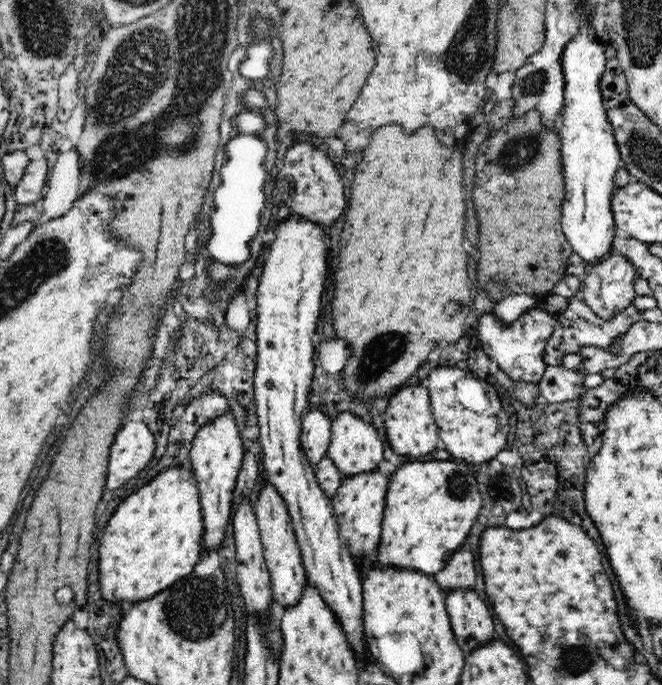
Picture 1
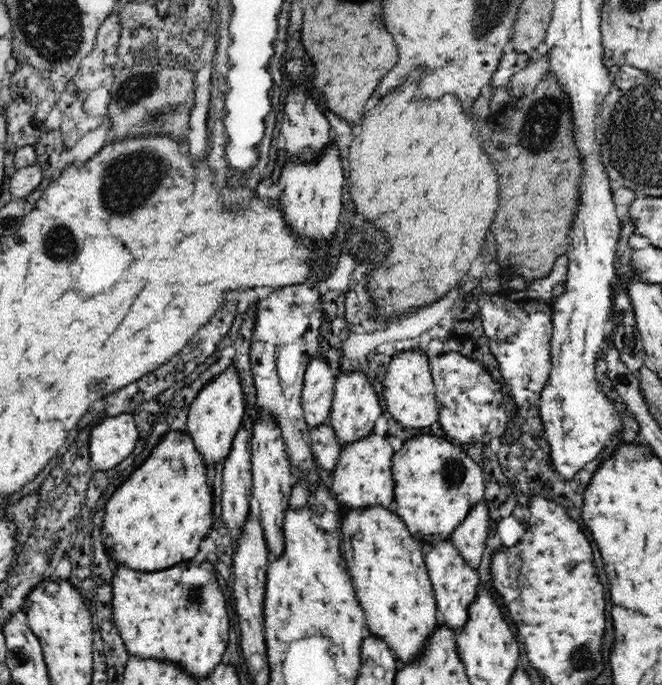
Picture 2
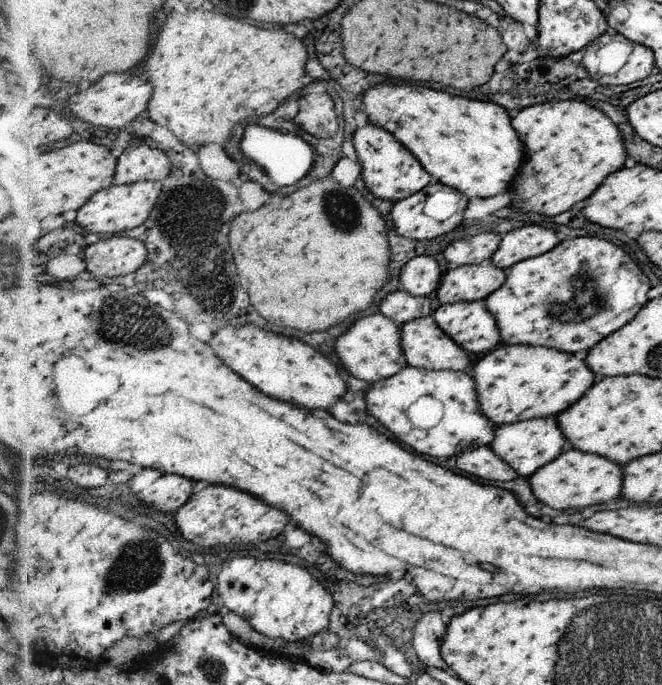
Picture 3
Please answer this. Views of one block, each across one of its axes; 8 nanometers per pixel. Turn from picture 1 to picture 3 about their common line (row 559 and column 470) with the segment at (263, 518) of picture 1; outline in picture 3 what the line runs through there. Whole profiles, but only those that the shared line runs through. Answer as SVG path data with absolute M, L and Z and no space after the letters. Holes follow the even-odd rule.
M486 260L480 265L462 265L446 271L436 299L442 304L483 302L505 283L506 271Z

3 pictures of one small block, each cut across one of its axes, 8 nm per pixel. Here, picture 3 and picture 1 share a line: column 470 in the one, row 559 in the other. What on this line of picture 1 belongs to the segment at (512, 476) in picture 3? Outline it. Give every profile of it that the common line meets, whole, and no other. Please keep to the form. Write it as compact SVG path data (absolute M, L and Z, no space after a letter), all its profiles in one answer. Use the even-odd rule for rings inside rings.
M460 548L452 553L448 564L441 571L431 576L442 589L451 591L455 588L472 589L476 584L476 558L470 550Z

